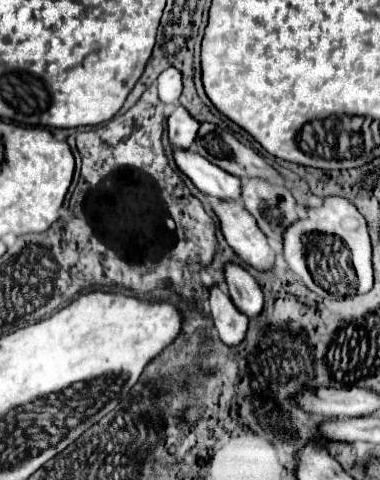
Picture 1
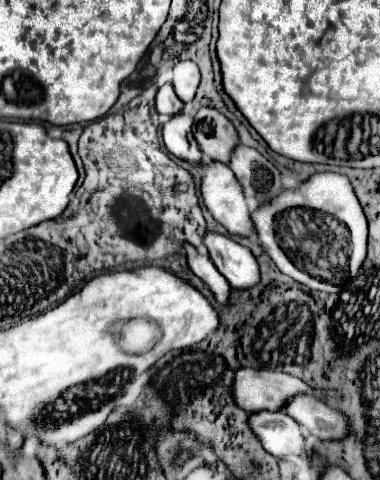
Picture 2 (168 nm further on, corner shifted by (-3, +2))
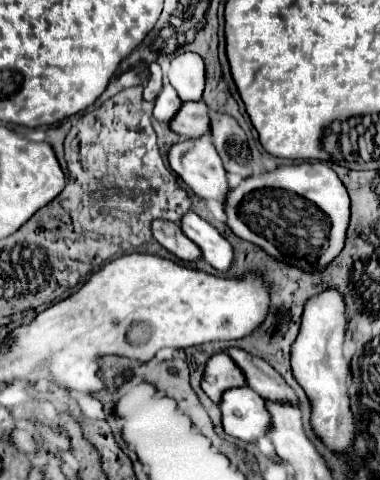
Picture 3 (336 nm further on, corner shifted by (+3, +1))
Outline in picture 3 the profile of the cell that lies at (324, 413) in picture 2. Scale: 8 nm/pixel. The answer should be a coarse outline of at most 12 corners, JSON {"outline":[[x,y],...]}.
{"outline":[[230,348],[248,386],[268,402],[298,406],[294,390],[262,358]]}

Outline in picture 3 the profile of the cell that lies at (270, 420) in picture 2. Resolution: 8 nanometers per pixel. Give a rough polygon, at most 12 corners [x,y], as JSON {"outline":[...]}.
{"outline":[[250,386],[222,396],[224,432],[244,442],[268,434],[270,412]]}

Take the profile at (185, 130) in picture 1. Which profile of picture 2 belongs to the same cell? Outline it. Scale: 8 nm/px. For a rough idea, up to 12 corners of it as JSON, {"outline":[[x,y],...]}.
{"outline":[[172,83],[156,93],[158,113],[172,115],[184,107],[178,101]]}

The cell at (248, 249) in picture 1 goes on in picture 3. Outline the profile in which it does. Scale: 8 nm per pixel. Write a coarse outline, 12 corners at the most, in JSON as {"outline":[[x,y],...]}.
{"outline":[[210,136],[170,148],[172,170],[204,200],[226,204],[228,176]]}

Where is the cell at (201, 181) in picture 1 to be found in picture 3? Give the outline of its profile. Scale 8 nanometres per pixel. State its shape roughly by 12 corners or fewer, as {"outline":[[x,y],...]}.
{"outline":[[164,84],[154,104],[154,118],[170,126],[174,110],[182,106],[170,84]]}

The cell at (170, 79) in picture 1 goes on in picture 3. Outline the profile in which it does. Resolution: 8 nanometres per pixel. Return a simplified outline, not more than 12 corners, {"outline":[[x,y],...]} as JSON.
{"outline":[[176,56],[166,76],[182,102],[200,100],[204,62]]}

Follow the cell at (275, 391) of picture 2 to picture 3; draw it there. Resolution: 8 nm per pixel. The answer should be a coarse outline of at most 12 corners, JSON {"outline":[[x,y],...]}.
{"outline":[[228,354],[206,364],[202,388],[214,404],[230,386],[246,386]]}

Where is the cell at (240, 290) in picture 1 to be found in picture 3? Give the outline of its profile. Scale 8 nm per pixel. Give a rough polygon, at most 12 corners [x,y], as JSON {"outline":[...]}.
{"outline":[[198,214],[182,218],[184,234],[218,272],[234,264],[230,242]]}

